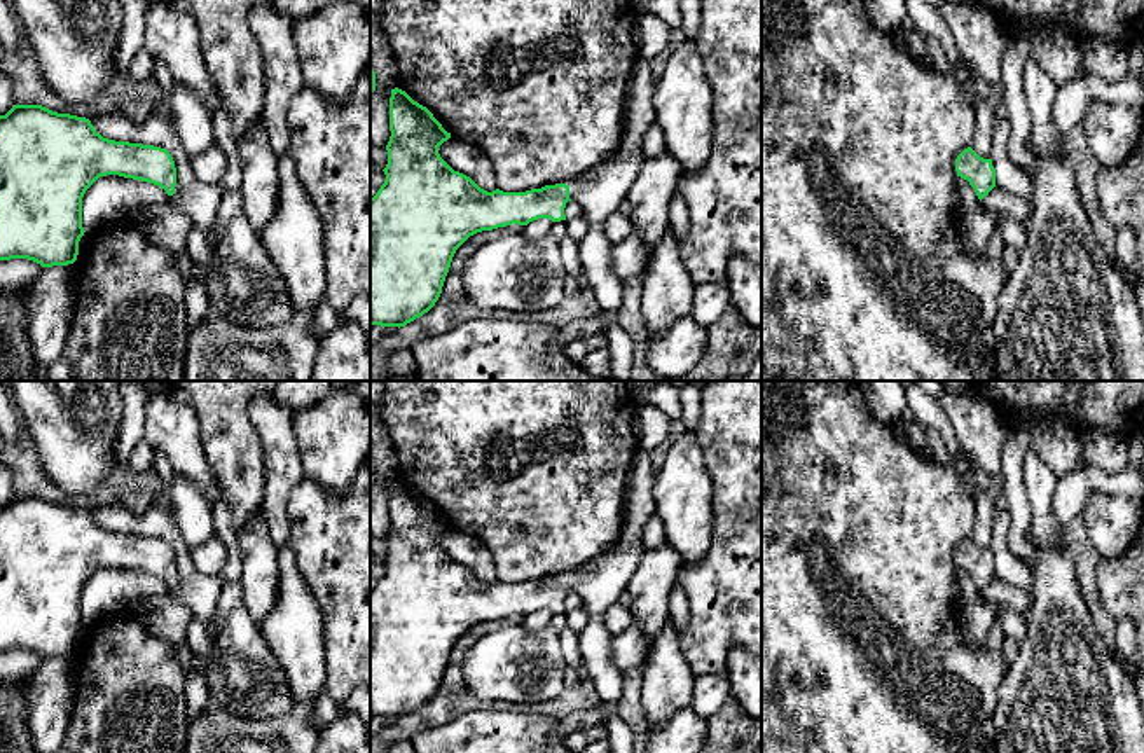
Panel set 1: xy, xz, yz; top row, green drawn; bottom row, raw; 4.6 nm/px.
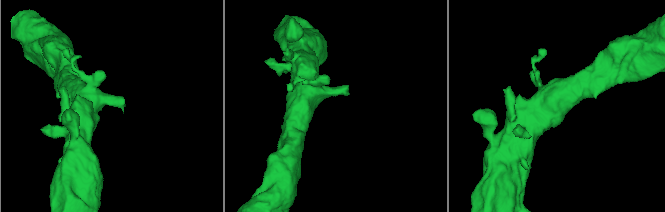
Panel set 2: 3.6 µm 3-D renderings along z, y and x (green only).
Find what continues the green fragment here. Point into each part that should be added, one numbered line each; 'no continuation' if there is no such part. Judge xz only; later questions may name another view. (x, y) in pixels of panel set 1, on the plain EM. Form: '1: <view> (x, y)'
1: xz (599, 582)

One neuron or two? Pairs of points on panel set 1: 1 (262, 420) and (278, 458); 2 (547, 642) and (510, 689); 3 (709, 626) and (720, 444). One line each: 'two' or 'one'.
1: one
2: one
3: one

